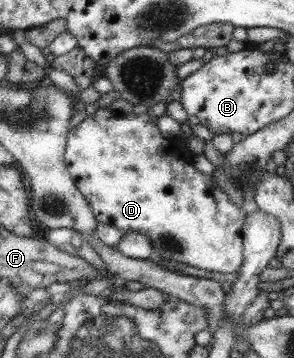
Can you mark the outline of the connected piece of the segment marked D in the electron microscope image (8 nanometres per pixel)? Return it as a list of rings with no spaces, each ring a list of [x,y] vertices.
[[[97,109],[94,114],[86,117],[79,124],[68,129],[63,159],[66,170],[69,172],[74,186],[80,191],[80,194],[83,194],[84,200],[88,202],[88,206],[90,206],[90,210],[92,210],[92,214],[94,214],[94,218],[96,218],[98,223],[113,226],[124,235],[136,232],[136,234],[148,236],[148,242],[152,244],[154,256],[158,256],[166,261],[174,260],[176,262],[182,262],[182,264],[188,264],[188,266],[202,268],[202,270],[209,270],[210,272],[238,272],[240,263],[242,263],[242,241],[240,232],[247,212],[234,205],[234,203],[228,199],[228,195],[212,181],[210,175],[200,173],[192,164],[186,164],[186,180],[184,180],[184,174],[182,174],[184,168],[182,168],[180,150],[176,152],[176,150],[172,148],[170,140],[166,140],[165,137],[160,135],[156,127],[156,122],[158,122],[158,118],[152,116],[152,114],[148,116],[143,115],[141,117],[133,114],[120,115],[108,109]]]

